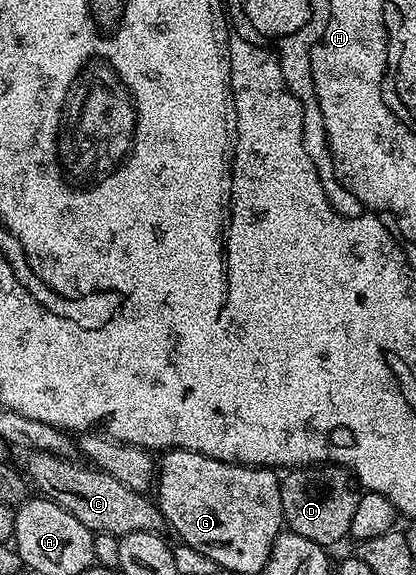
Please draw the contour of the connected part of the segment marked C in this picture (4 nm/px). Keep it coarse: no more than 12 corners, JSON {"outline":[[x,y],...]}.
{"outline":[[28,452],[34,488],[93,534],[164,530],[156,502],[77,461]]}

